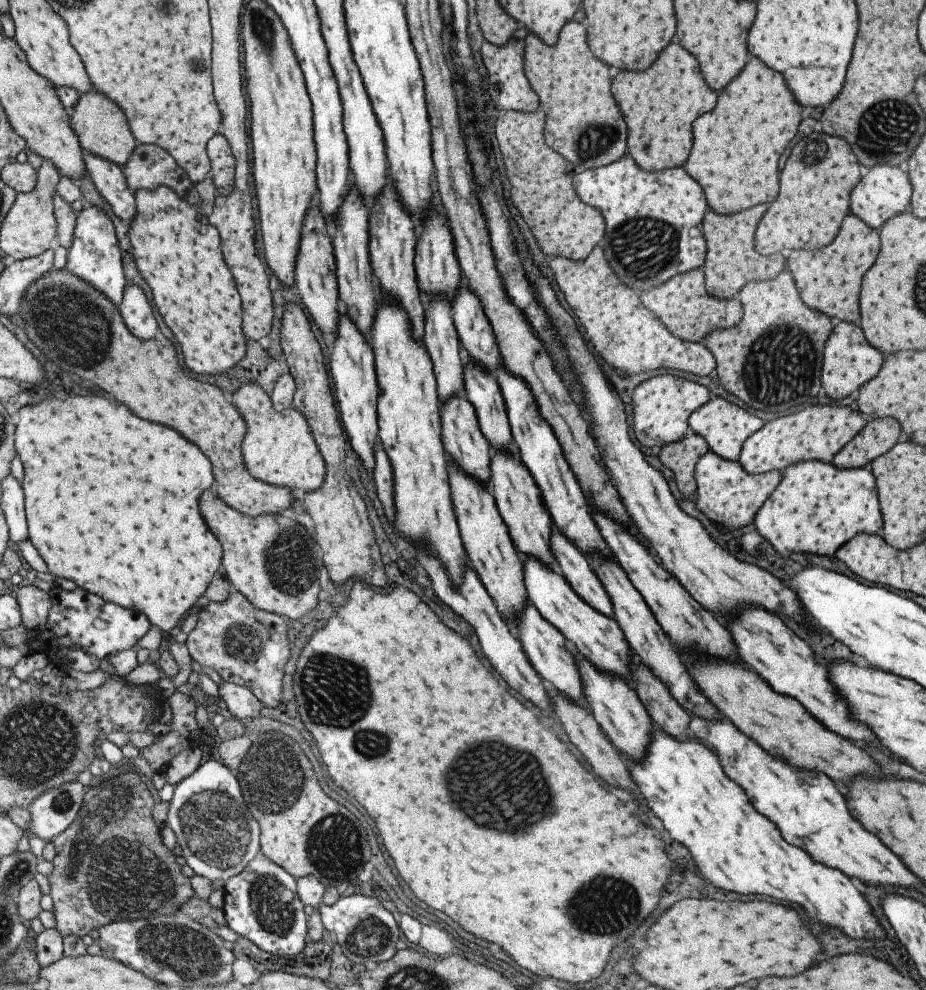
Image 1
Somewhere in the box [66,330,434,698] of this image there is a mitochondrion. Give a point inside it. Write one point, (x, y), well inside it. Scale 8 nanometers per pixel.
(289, 562)

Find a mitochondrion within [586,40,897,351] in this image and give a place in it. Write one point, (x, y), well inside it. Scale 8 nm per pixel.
(644, 249)

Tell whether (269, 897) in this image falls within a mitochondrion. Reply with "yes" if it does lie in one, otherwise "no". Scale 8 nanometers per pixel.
yes

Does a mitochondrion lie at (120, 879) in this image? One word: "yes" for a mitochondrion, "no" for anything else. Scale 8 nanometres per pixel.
yes

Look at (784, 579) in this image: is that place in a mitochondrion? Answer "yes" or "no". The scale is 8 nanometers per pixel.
no

